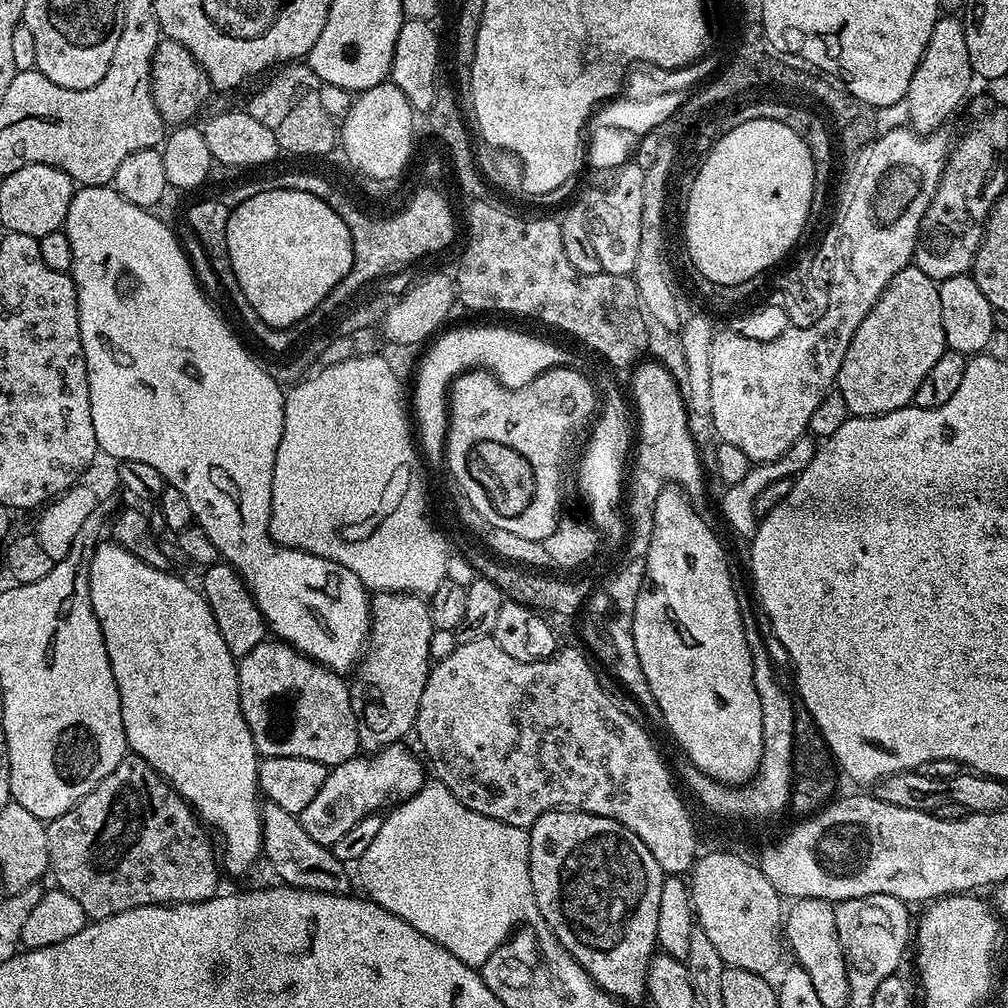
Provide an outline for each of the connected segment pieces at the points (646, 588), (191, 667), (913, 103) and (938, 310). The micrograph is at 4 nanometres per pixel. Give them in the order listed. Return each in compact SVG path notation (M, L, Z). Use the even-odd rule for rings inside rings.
M665 486L661 493L658 494L657 504L654 506L653 510L653 536L650 538L649 550L643 556L645 560L645 581L646 583L643 585L640 593L637 596L637 605L634 606L634 616L633 616L633 630L634 630L634 647L638 652L638 659L642 664L642 674L646 674L646 679L650 686L650 693L653 694L655 702L657 702L657 706L659 710L661 710L661 721L663 727L668 727L668 732L673 736L674 739L680 743L680 748L682 751L688 755L687 759L690 763L696 767L698 770L704 772L709 776L710 779L720 780L723 784L728 784L731 786L737 785L746 785L757 775L758 769L760 767L760 759L763 756L763 736L762 736L762 702L758 698L758 690L756 689L756 683L754 682L754 670L756 669L756 665L754 663L754 651L752 652L752 648L748 645L748 636L744 633L744 616L740 613L740 600L736 597L736 588L732 585L732 572L728 569L728 556L724 553L724 548L720 545L720 540L718 537L712 533L712 528L707 524L706 521L703 520L702 517L699 516L698 513L692 509L691 499L679 487L676 486Z
M101 542L92 549L92 561L90 562L90 574L88 575L90 586L90 602L94 606L94 614L100 619L102 626L102 638L106 642L106 654L110 658L110 670L114 670L114 682L118 686L118 698L122 706L122 726L126 734L131 755L141 756L149 766L154 769L170 786L178 793L192 811L200 817L201 821L209 829L216 828L215 835L220 835L219 843L222 845L222 868L225 873L232 876L244 876L259 861L262 856L264 839L260 833L260 809L256 804L258 800L258 785L256 783L256 769L258 767L258 753L254 746L254 738L250 734L250 726L246 726L246 718L242 714L240 695L238 694L238 674L236 673L237 661L227 649L222 634L219 633L218 623L211 614L210 606L204 600L204 595L199 587L191 588L184 580L179 580L172 572L154 570L142 558L134 558L130 550L115 542Z
M941 15L934 22L934 30L930 30L930 42L926 42L926 50L914 70L914 78L910 78L908 95L909 120L912 131L921 134L937 131L950 116L954 115L960 108L960 103L968 96L972 88L974 77L970 66L970 54L966 50L966 34L964 25L955 15Z
M909 266L898 270L894 278L882 290L878 302L862 318L862 326L850 338L850 346L846 350L846 358L842 358L842 366L836 375L835 391L846 398L846 406L852 416L881 416L890 414L899 408L907 408L915 401L918 386L922 386L922 378L930 374L934 362L942 358L946 350L946 334L942 330L942 298L940 285L922 270Z

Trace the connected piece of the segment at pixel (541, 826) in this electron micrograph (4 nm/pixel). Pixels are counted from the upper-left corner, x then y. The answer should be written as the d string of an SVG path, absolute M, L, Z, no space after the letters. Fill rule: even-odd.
M557 810L542 814L534 821L532 827L527 829L527 833L530 882L534 890L536 905L540 911L541 921L547 924L548 929L555 936L556 942L562 945L580 963L582 970L586 970L586 974L590 974L592 981L602 991L610 993L611 996L616 997L625 1005L636 1004L640 999L643 1001L646 996L644 983L648 973L648 961L652 959L658 948L656 942L656 935L658 934L658 902L662 898L662 882L666 875L658 866L654 854L650 854L650 850L646 850L646 842L642 842L642 838L638 838L638 834L626 830L626 826L622 826L610 818L602 818L589 812L574 812L571 810Z

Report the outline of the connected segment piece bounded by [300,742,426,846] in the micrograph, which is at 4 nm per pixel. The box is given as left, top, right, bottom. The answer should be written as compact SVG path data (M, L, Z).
M400 742L388 744L379 752L371 753L370 758L364 758L368 760L356 758L349 763L335 765L330 772L332 808L326 809L324 816L301 815L300 825L306 830L306 834L310 834L310 838L314 838L319 844L331 846L338 842L338 838L342 838L342 834L346 834L346 830L350 830L350 826L354 826L354 822L373 815L387 800L408 800L418 789L423 788L426 783L425 765L419 755L416 757L404 746Z

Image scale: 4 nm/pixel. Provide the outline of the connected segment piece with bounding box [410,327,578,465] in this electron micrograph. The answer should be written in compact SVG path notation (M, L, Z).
M450 328L441 331L431 341L432 349L425 354L424 361L420 364L420 373L416 376L416 389L413 392L411 389L410 392L419 447L427 463L429 460L432 464L440 465L446 460L447 395L455 376L461 376L473 368L483 368L508 388L521 388L551 368L576 368L578 364L574 353L567 352L540 336L531 336L528 332L515 332L512 328Z

